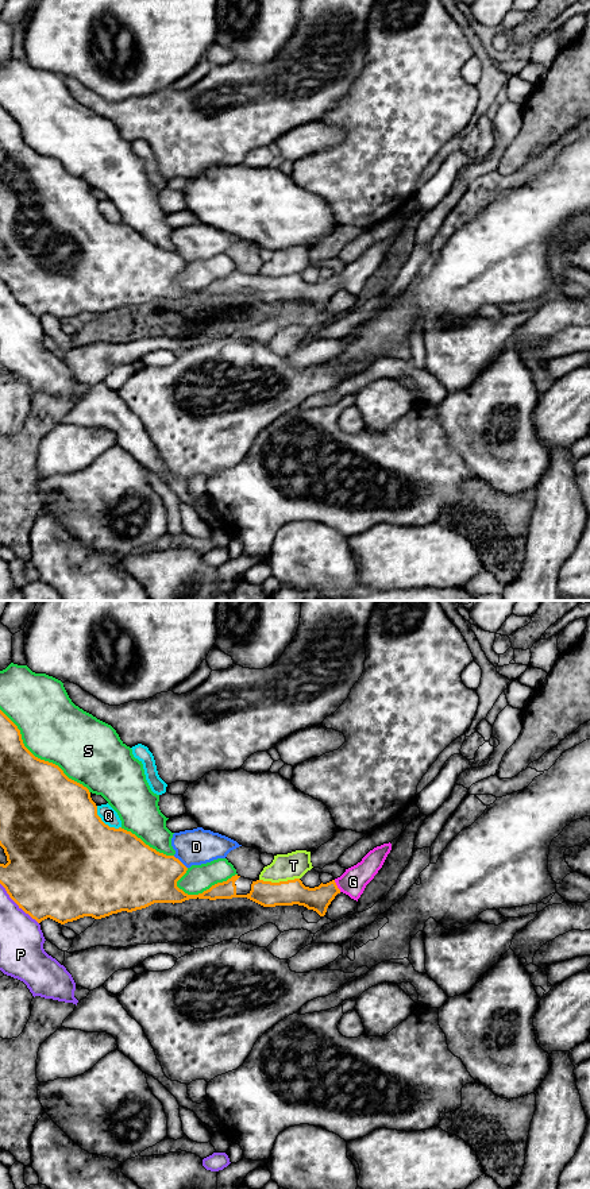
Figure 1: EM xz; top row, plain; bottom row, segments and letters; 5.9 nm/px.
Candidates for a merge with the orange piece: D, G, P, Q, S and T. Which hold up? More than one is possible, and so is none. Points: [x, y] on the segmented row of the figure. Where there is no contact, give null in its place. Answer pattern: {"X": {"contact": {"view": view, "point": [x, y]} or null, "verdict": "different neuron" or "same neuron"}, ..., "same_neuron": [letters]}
{"D": {"contact": {"view": "xz", "point": [180, 861]}, "verdict": "different neuron"}, "G": {"contact": {"view": "xz", "point": [336, 886]}, "verdict": "same neuron"}, "P": {"contact": {"view": "xz", "point": [18, 904]}, "verdict": "different neuron"}, "Q": {"contact": {"view": "xz", "point": [103, 822]}, "verdict": "different neuron"}, "S": {"contact": {"view": "xz", "point": [39, 759]}, "verdict": "different neuron"}, "T": {"contact": {"view": "xz", "point": [280, 881]}, "verdict": "different neuron"}, "same_neuron": ["G"]}

